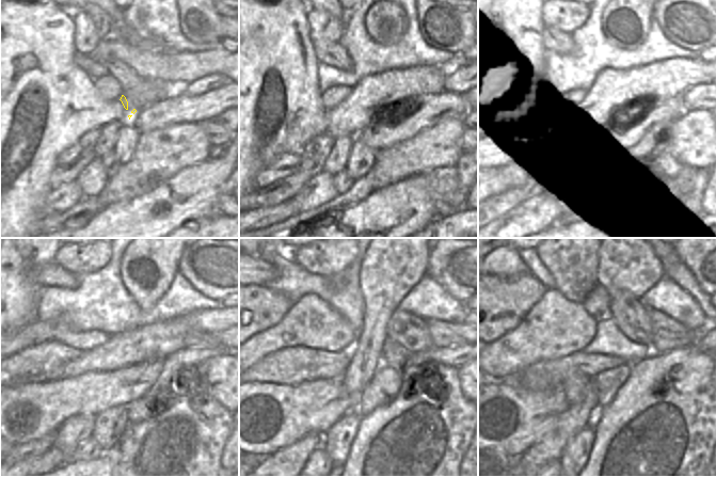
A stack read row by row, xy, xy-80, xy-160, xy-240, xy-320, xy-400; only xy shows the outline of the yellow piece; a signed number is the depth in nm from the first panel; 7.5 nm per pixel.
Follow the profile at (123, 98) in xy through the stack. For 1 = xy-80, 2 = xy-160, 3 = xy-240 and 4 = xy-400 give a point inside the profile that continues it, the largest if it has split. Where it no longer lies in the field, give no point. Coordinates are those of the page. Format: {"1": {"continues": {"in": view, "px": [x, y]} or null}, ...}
{"1": {"continues": {"in": "xy-80", "px": [367, 98]}}, "2": {"continues": {"in": "xy-160", "px": [615, 96]}}, "3": {"continues": {"in": "xy-240", "px": [143, 344]}}, "4": {"continues": {"in": "xy-400", "px": [513, 377]}}}

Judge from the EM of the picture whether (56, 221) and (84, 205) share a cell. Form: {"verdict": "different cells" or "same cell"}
{"verdict": "same cell"}

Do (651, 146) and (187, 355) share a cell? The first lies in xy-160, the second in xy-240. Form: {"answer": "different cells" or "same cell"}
{"answer": "same cell"}

